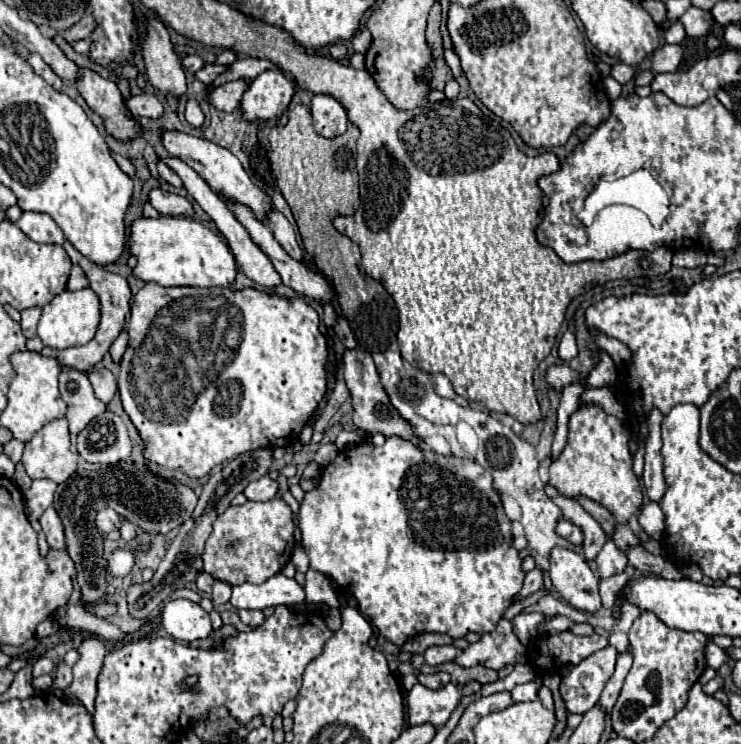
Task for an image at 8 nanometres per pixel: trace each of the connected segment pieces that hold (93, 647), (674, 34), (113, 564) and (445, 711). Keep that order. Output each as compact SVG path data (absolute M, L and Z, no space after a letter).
M85 636L77 646L79 660L73 666L73 684L67 690L53 690L57 696L73 696L77 698L89 714L93 712L97 676L103 666L103 658L107 654L107 640Z
M673 22L669 28L667 28L667 32L665 32L665 40L667 40L667 44L681 44L683 40L685 40L685 26L681 24L681 22Z
M115 550L109 556L109 574L111 576L127 576L133 566L133 550Z
M417 682L407 692L407 720L411 726L429 722L435 728L441 728L459 704L459 698L463 694L473 694L479 688L479 682L469 682L457 690L457 684L449 682L449 686L443 686L441 690L429 690Z

